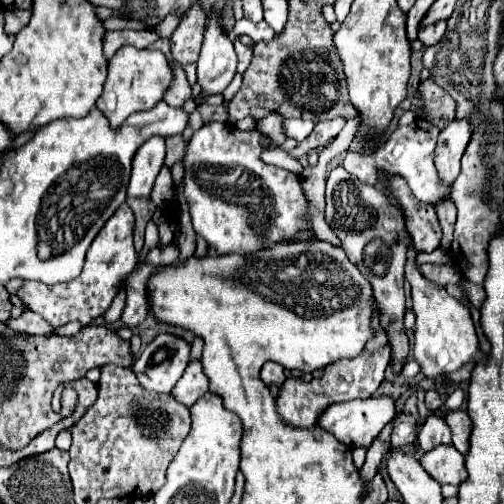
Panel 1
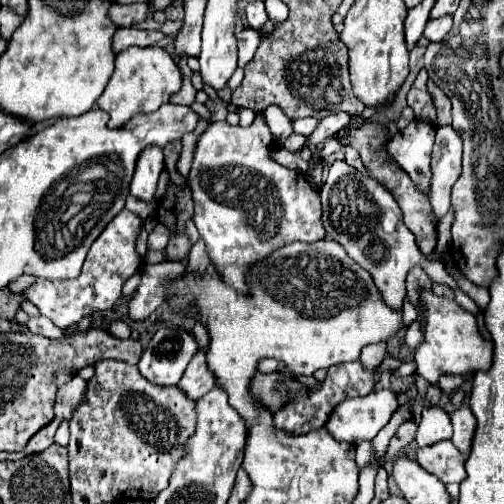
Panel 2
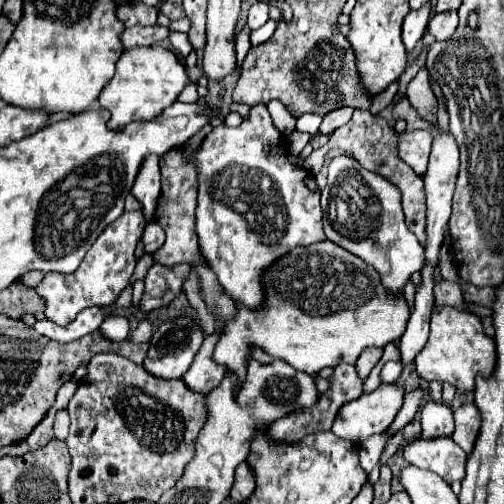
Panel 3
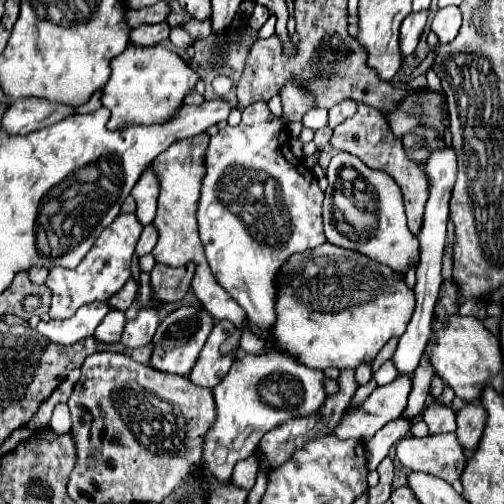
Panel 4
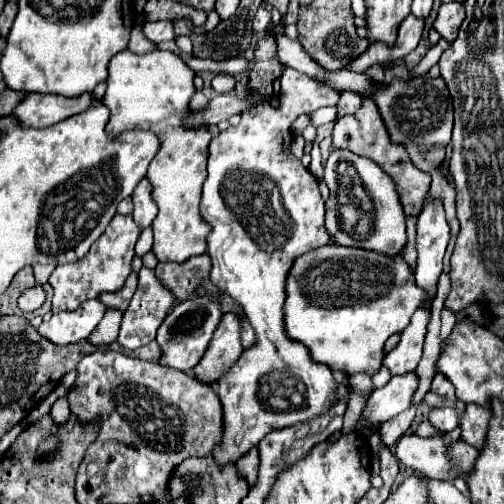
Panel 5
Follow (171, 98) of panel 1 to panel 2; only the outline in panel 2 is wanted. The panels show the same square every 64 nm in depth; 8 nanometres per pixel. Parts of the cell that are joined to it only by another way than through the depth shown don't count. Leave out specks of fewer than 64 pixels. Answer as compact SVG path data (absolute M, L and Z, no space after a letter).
M184 76L184 84L182 84L182 90L180 92L176 92L174 96L172 96L172 100L170 102L174 102L174 104L192 104L196 100L196 90L194 90L194 86L192 86L192 82Z

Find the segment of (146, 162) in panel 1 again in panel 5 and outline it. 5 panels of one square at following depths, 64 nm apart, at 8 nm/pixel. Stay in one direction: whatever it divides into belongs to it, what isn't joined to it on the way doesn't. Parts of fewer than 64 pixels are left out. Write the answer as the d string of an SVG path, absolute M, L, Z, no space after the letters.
M144 178L136 190L132 192L132 200L134 200L134 212L132 212L132 218L136 220L136 224L140 228L148 228L152 224L152 220L156 218L158 214L158 208L150 196L150 182Z

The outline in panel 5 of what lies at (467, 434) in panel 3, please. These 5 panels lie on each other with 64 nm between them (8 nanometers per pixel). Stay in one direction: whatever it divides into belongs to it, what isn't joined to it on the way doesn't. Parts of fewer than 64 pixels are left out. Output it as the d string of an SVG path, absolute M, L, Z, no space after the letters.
M468 404L466 412L464 412L462 420L460 420L460 428L462 428L460 438L464 442L468 442L470 446L482 450L484 444L486 444L490 418L492 418L490 408L484 408L484 406L478 406L478 404Z

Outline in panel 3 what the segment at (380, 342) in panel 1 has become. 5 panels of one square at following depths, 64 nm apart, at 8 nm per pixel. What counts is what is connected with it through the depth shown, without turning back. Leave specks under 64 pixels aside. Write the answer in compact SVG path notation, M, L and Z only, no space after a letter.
M376 348L364 350L362 356L360 356L358 362L356 362L356 370L358 370L358 374L360 374L362 378L368 378L370 370L372 370L374 364L380 360L380 356L382 356L382 350L376 350Z

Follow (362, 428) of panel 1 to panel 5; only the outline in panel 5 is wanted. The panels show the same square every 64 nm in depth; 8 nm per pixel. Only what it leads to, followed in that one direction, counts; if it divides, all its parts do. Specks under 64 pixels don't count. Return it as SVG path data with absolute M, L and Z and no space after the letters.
M416 372L392 376L386 386L376 388L372 392L356 428L362 430L362 426L370 426L370 424L378 426L404 412L412 404L412 396L418 390L418 382L420 380Z

